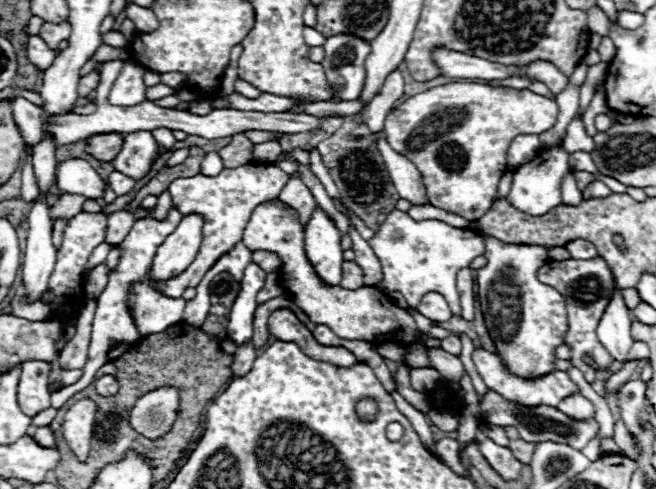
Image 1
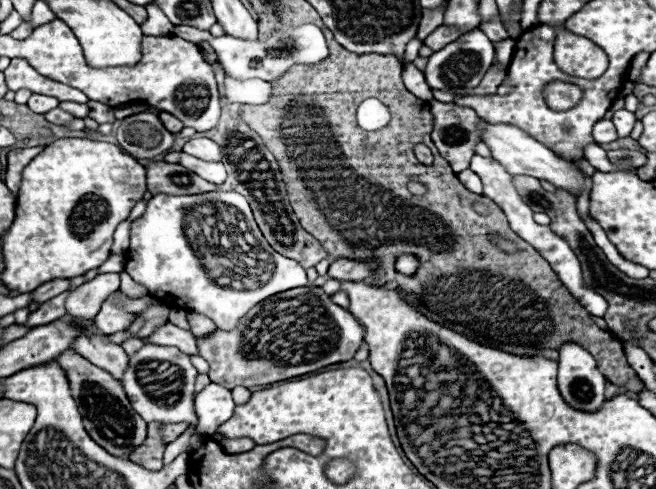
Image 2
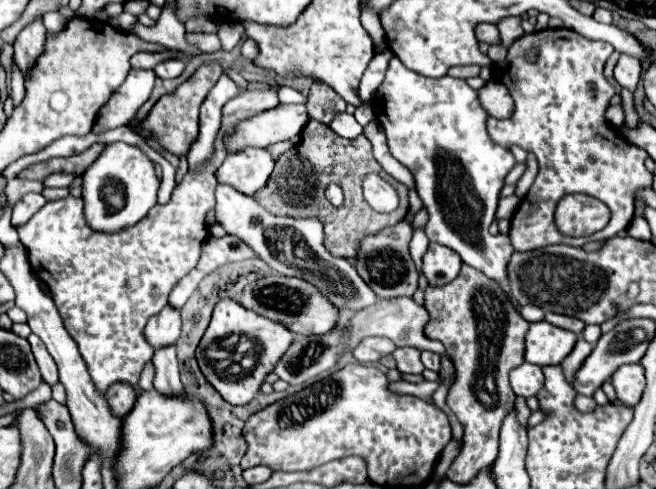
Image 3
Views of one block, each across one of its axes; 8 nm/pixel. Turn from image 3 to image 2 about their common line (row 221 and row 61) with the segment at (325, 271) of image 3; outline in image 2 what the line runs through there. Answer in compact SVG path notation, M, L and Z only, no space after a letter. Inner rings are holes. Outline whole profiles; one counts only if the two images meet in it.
M302 24L298 28L294 28L294 26L280 28L280 30L274 32L274 36L268 42L260 42L260 40L250 42L250 40L232 38L232 36L214 38L209 31L201 31L186 25L175 26L173 34L195 44L202 41L210 42L212 48L218 54L218 64L222 66L224 74L230 76L230 78L236 78L236 80L260 78L260 80L272 82L272 80L280 78L292 64L298 64L298 62L316 64L316 62L320 62L328 56L324 34L314 24Z

